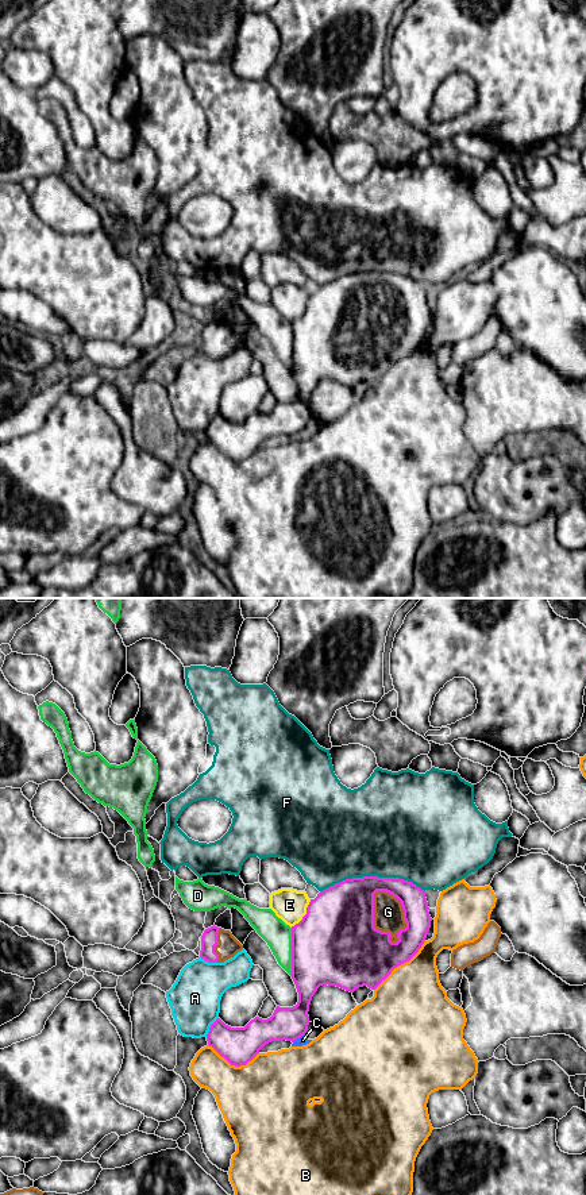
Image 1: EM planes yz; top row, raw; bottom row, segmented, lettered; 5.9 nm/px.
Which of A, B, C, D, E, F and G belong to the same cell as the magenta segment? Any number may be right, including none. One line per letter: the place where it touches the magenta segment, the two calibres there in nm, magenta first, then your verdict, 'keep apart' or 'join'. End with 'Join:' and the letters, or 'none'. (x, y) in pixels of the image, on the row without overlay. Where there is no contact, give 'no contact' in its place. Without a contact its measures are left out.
A: contact yz (211, 421); calibres 220 and 300 nm; keep apart
B: contact yz (400, 359); calibres 380 and 440 nm; keep apart
C: contact yz (300, 431); calibres 200 and 60 nm; keep apart
D: contact yz (292, 347); calibres 480 and 160 nm; keep apart
E: contact yz (305, 309); calibres 500 and 200 nm; keep apart
F: contact yz (371, 272); calibres 320 and 500 nm; keep apart
G: contact yz (373, 317); calibres 480 and 180 nm; join
Join: G

